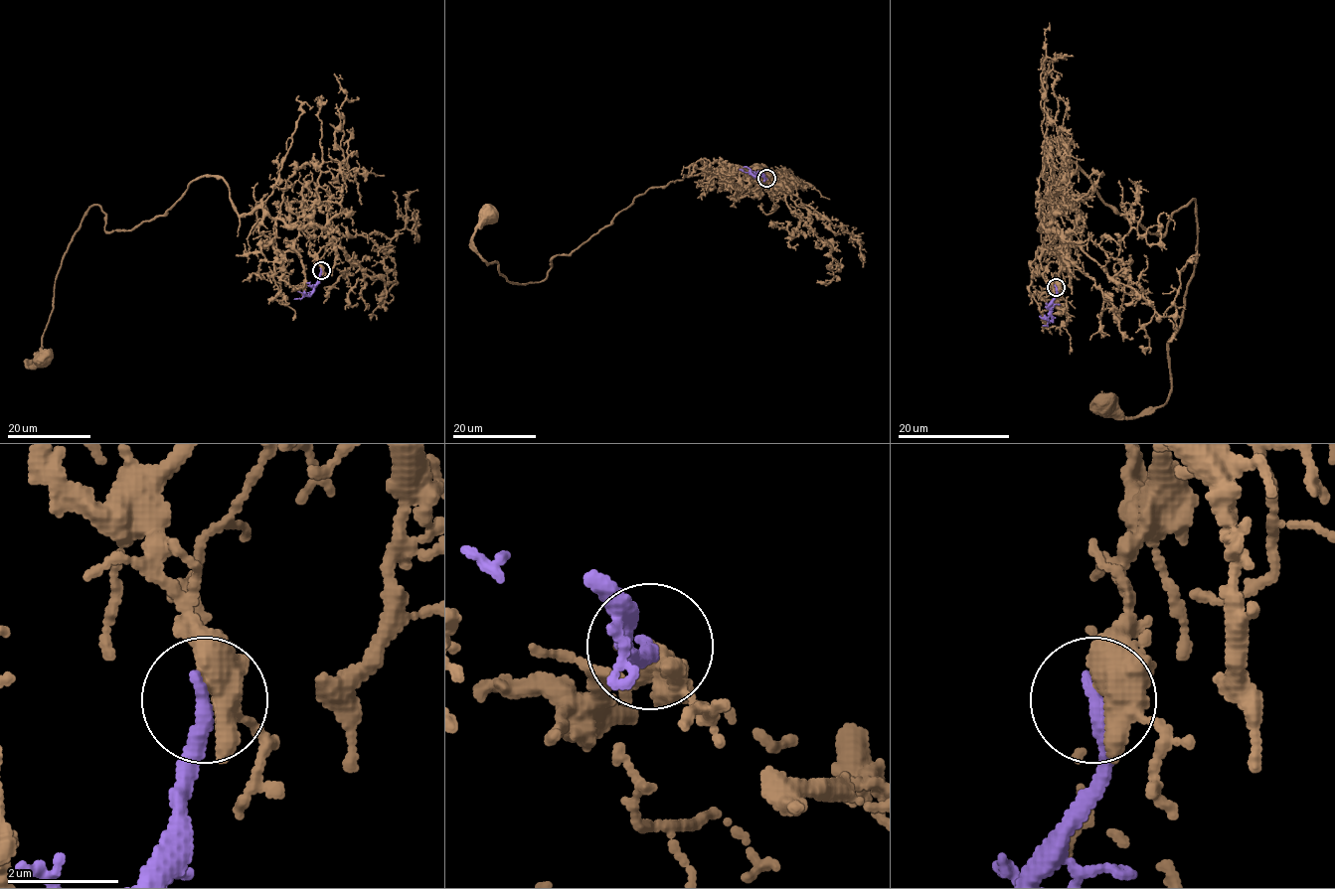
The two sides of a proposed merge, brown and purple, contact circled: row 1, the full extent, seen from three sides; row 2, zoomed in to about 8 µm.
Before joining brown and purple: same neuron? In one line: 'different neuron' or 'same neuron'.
same neuron

